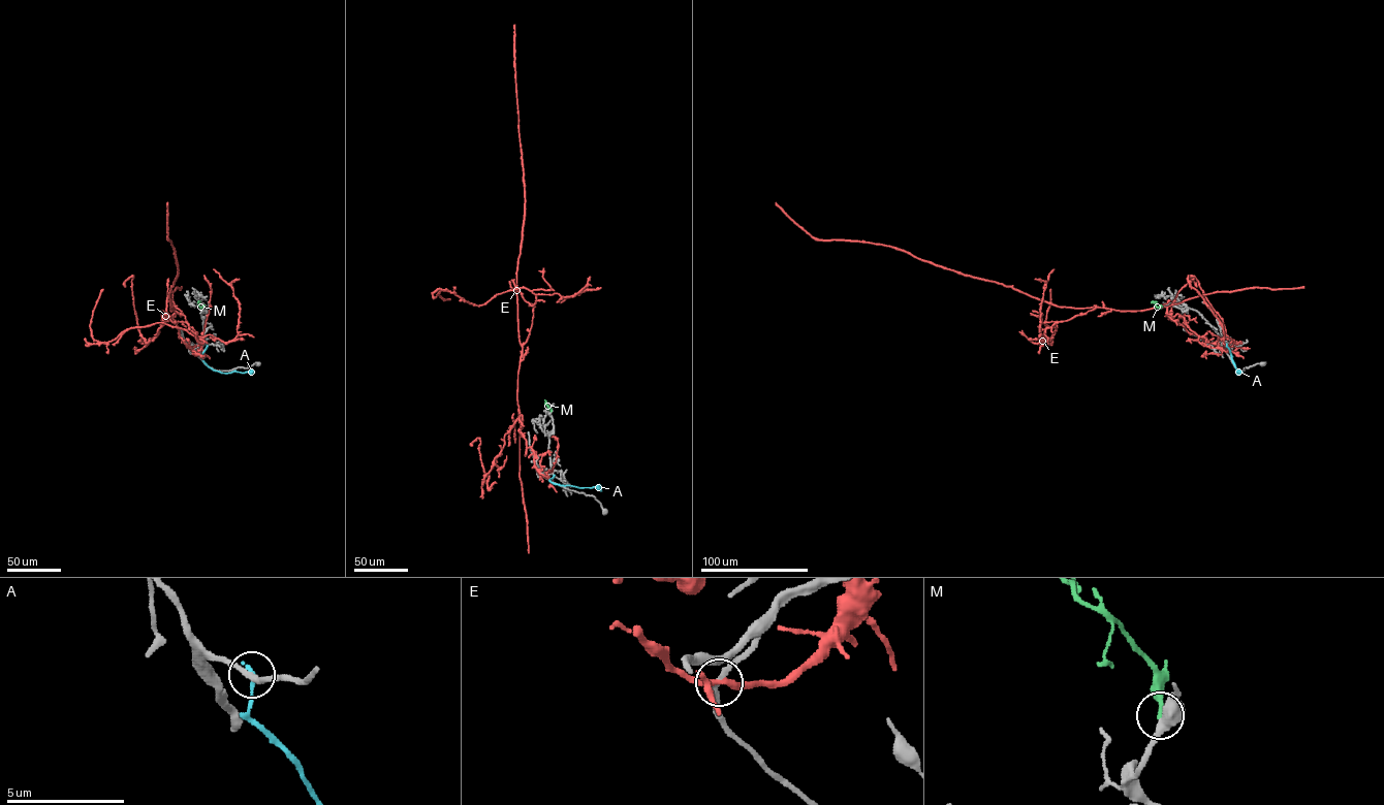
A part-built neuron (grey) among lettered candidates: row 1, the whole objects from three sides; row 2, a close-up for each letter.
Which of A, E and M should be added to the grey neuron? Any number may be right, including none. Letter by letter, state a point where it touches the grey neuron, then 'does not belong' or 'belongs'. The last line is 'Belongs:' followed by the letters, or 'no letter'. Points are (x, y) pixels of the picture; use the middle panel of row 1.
A: contact (554, 475); does not belong
E: contact (541, 474); does not belong
M: contact (551, 411); belongs
Belongs: M

